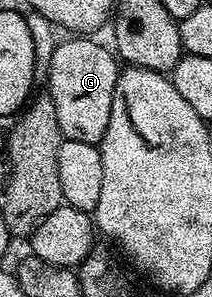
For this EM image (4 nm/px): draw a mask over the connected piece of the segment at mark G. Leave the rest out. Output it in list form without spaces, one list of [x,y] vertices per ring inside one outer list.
[[[95,38],[67,39],[71,40],[52,50],[51,65],[47,68],[47,84],[51,87],[48,89],[53,106],[57,106],[57,122],[61,122],[66,139],[98,145],[109,126],[121,64],[116,53],[98,44]]]

